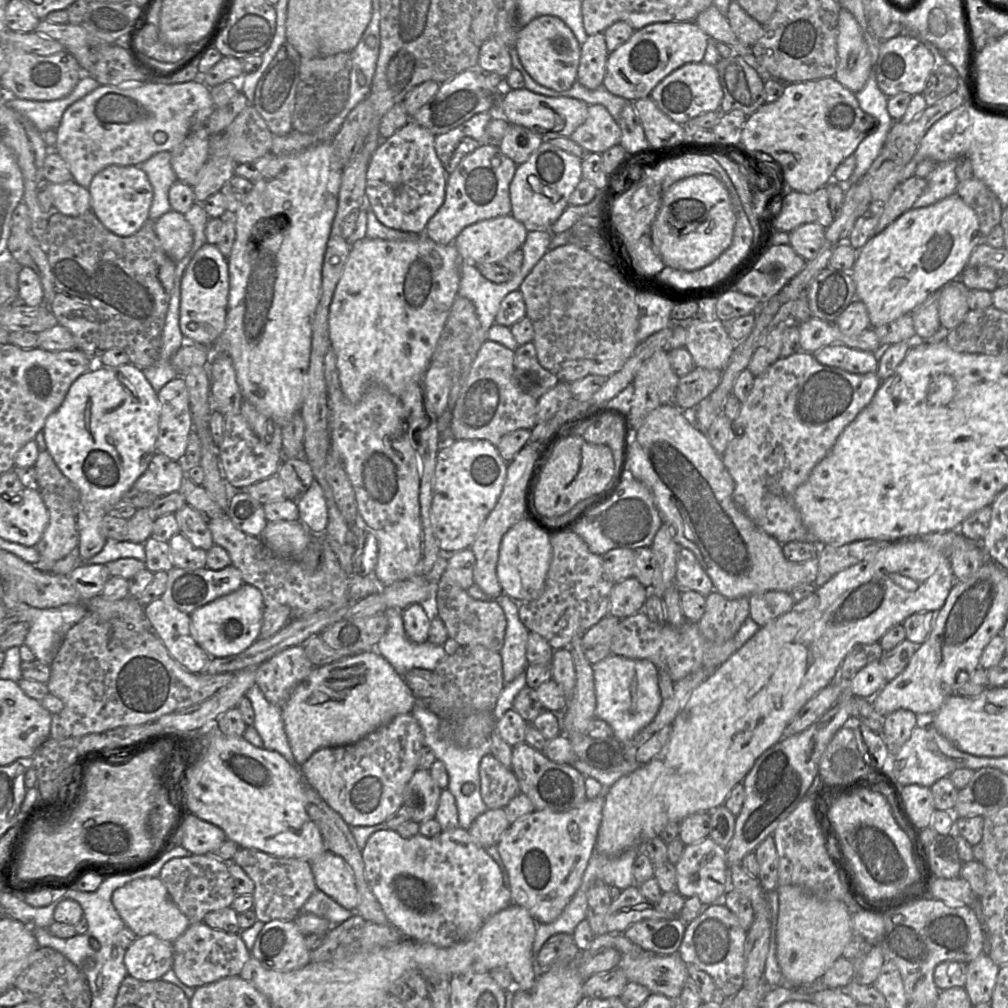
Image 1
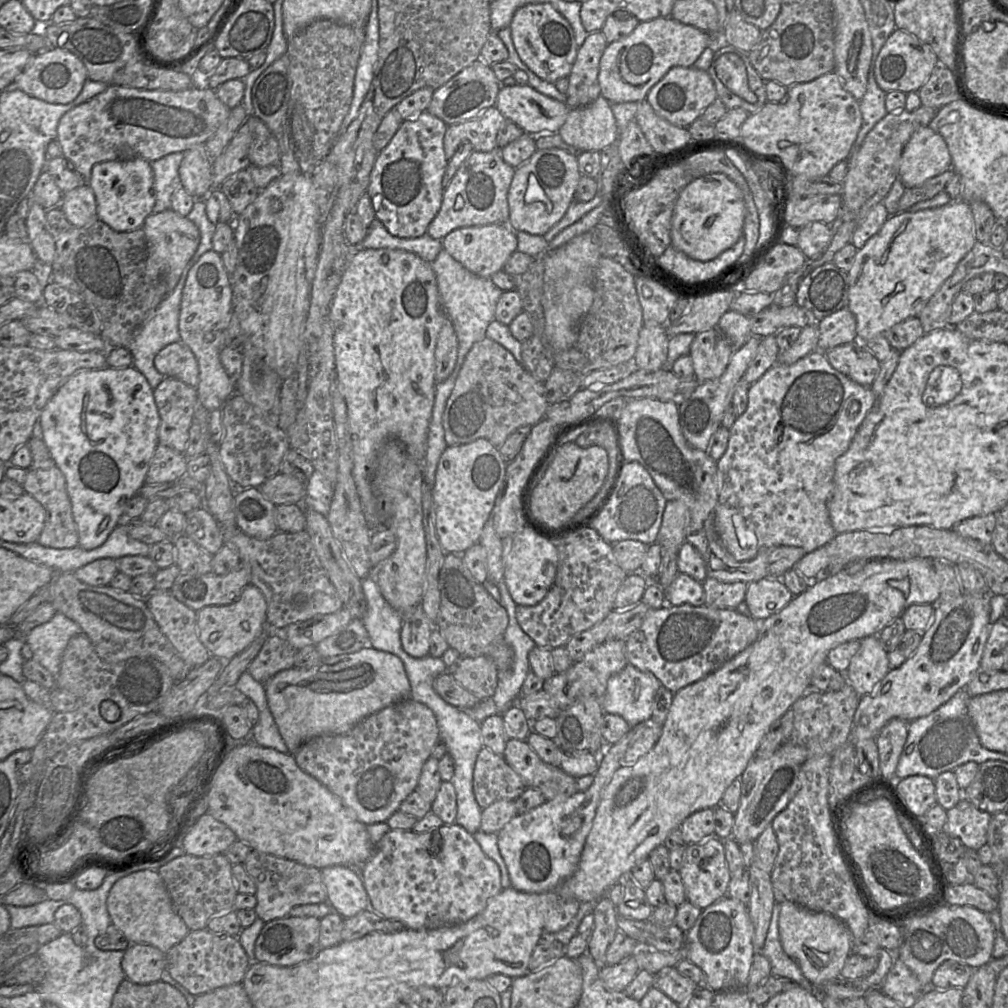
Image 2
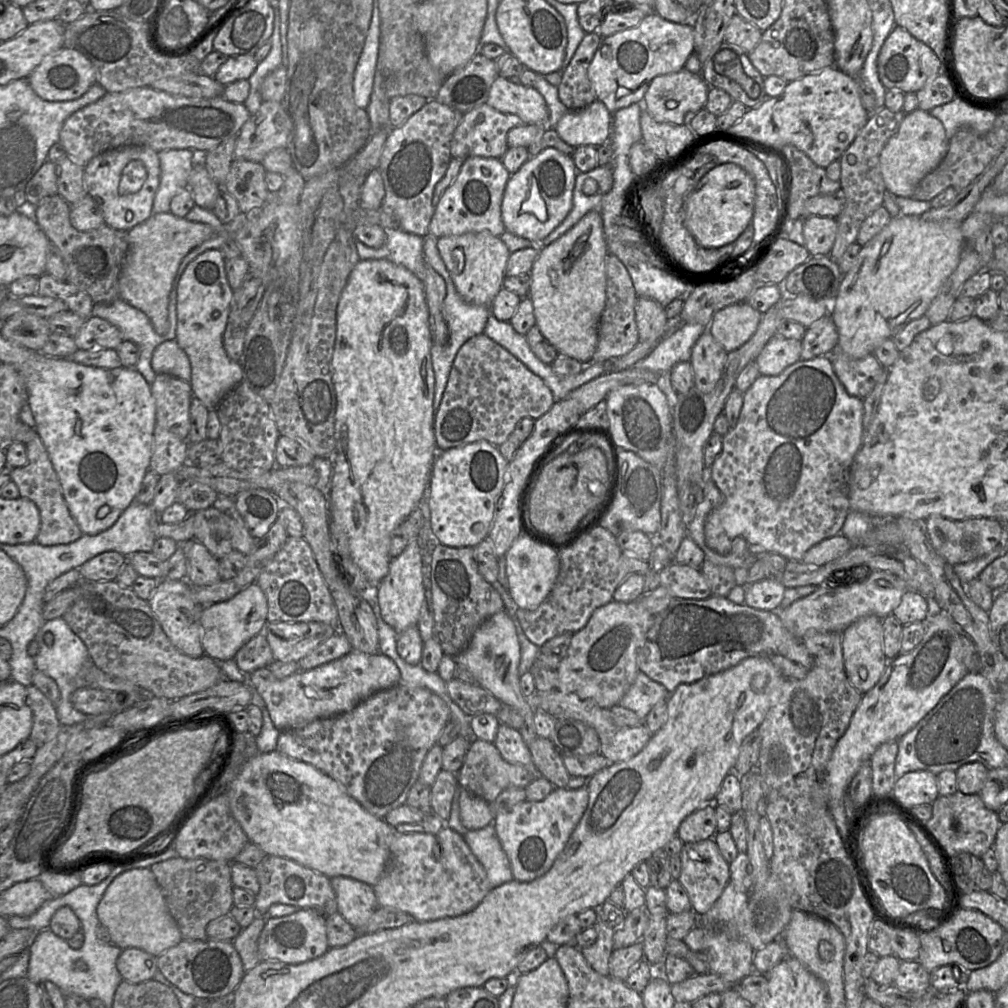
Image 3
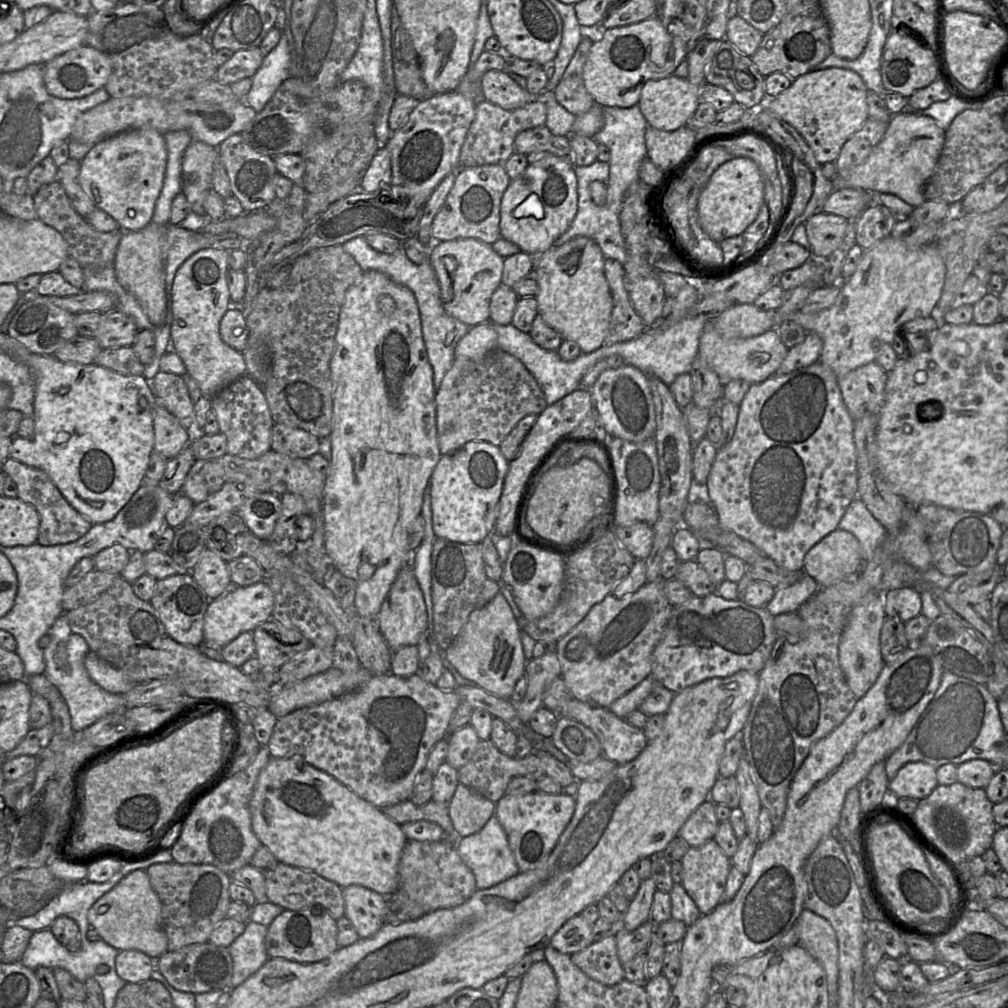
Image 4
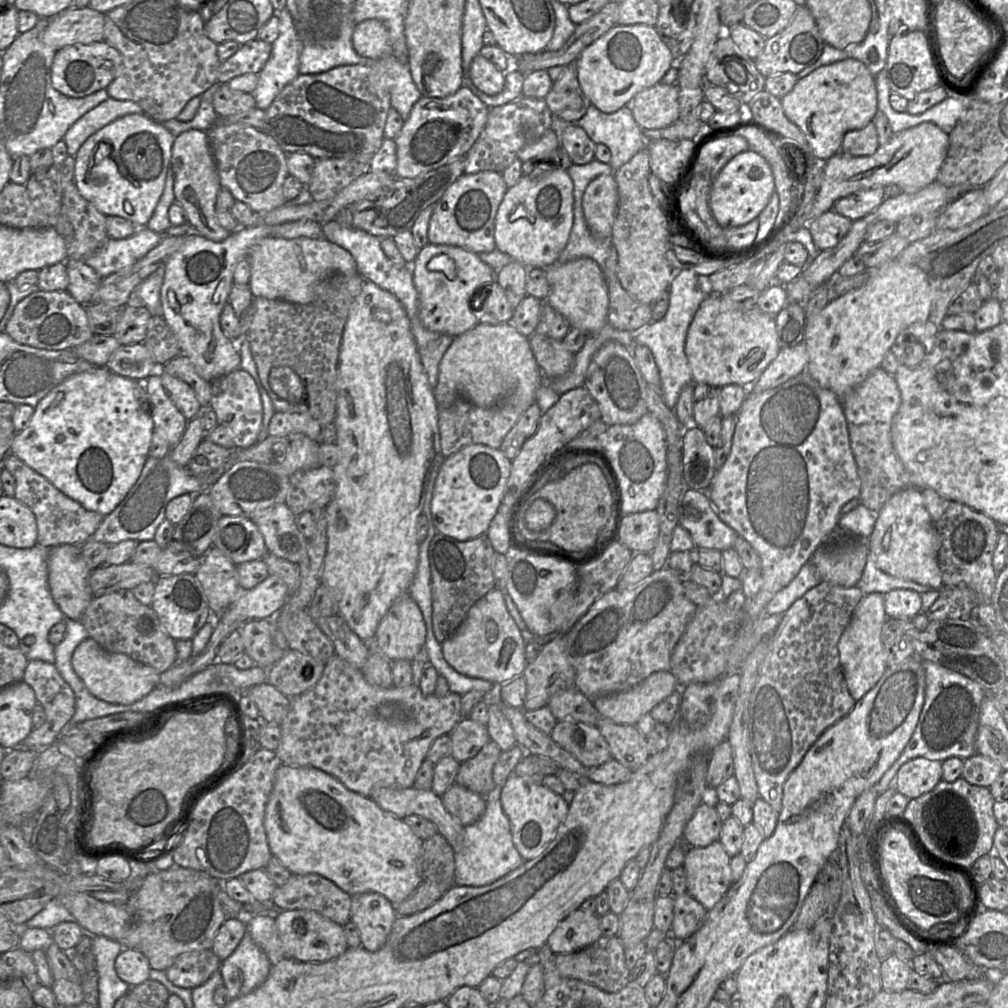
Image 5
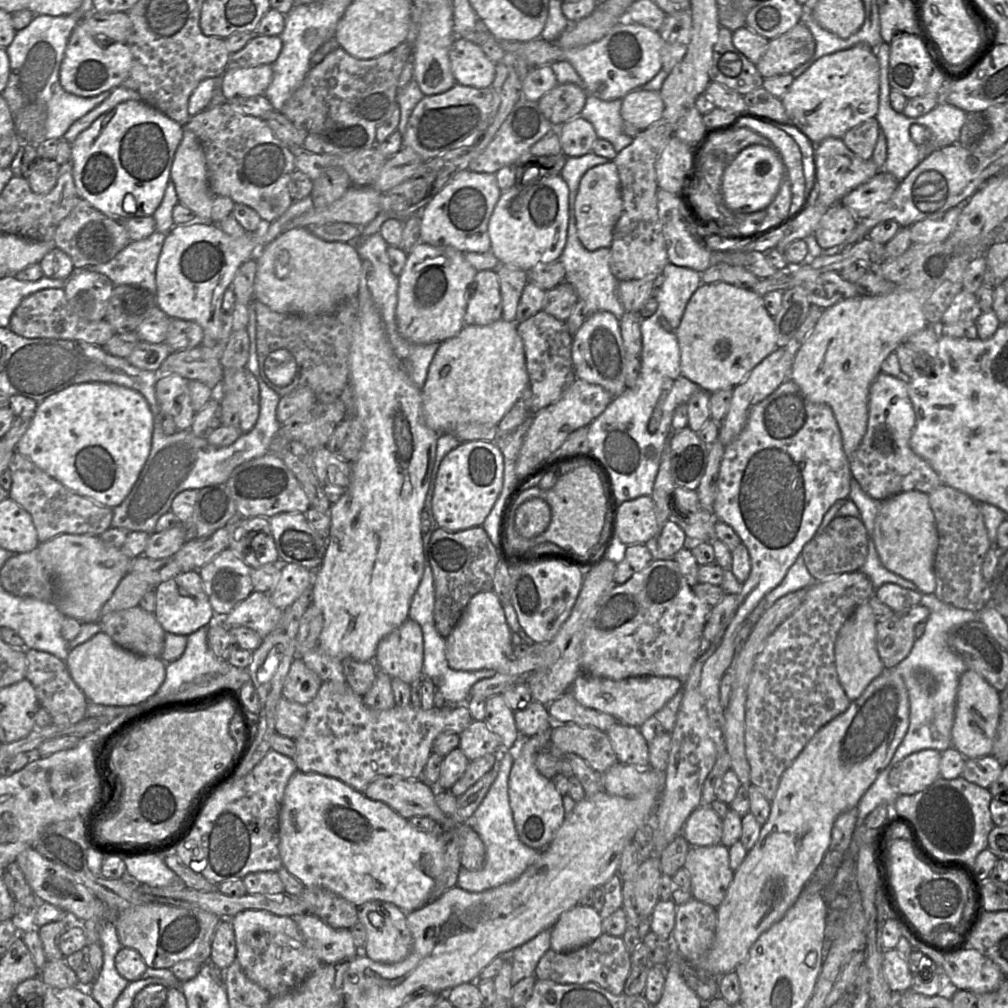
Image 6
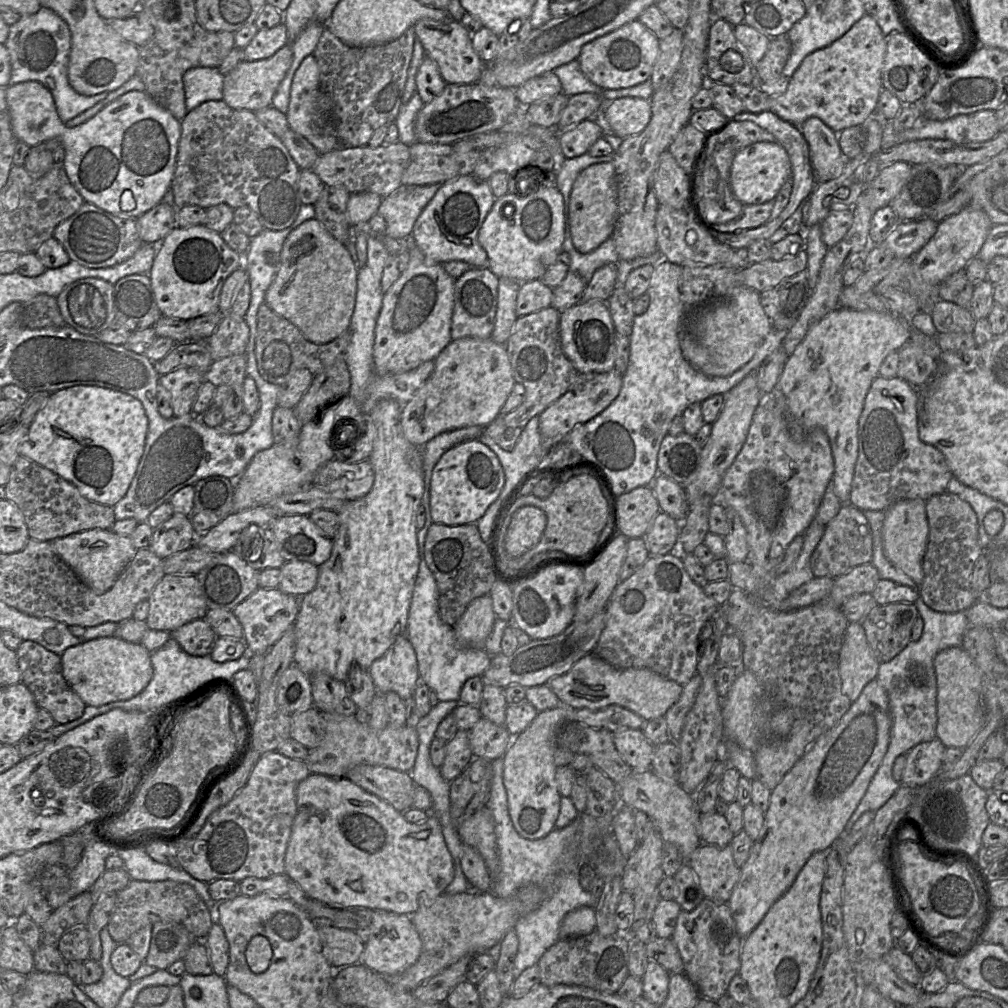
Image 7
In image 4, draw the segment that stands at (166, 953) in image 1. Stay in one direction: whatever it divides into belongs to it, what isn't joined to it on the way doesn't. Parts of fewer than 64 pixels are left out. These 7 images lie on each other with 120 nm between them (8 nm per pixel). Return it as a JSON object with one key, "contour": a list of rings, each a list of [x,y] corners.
{"contour":[[[137,950],[120,951],[115,958],[117,975],[126,983],[141,983],[151,979],[155,960]]]}

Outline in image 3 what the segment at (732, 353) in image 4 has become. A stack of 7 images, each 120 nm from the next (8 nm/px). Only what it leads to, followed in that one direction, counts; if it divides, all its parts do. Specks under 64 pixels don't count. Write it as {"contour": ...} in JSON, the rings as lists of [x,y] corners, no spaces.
{"contour":[[[775,335],[755,358],[760,375],[774,376],[799,361],[801,340],[787,339]]]}

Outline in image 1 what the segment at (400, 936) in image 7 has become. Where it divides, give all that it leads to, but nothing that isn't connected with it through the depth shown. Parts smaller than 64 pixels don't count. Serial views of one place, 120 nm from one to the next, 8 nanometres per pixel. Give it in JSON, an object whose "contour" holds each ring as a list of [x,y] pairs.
{"contour":[[[326,851],[310,862],[315,884],[345,909],[356,911],[358,891],[348,863],[340,856]]]}

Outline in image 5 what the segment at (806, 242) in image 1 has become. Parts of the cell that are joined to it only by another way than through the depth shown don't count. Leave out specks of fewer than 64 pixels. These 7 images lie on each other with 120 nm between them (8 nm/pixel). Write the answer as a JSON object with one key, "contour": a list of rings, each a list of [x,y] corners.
{"contour":[[[833,210],[812,219],[808,227],[819,251],[835,247],[850,231],[853,221]]]}

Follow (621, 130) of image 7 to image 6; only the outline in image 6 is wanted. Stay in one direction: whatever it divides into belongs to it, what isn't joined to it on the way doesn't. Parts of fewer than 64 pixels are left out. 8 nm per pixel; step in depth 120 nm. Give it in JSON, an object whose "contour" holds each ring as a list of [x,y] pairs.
{"contour":[[[631,91],[621,101],[624,123],[645,130],[657,122],[663,113],[664,103],[659,91]]]}

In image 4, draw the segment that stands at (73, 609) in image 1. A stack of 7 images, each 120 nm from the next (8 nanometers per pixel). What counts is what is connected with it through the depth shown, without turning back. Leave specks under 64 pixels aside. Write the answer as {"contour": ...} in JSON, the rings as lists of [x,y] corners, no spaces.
{"contour":[[[62,614],[49,629],[51,638],[49,646],[44,649],[45,676],[55,685],[64,698],[71,717],[74,732],[81,732],[101,718],[116,711],[124,711],[125,699],[122,695],[112,694],[102,689],[88,675],[84,665],[86,655],[90,652],[85,639],[74,633],[69,622]]]}

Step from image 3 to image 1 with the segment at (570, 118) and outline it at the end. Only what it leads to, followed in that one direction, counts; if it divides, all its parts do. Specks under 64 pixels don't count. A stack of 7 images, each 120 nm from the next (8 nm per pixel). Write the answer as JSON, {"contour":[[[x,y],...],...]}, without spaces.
{"contour":[[[601,104],[588,106],[587,118],[569,137],[591,153],[602,154],[621,141],[621,128]]]}

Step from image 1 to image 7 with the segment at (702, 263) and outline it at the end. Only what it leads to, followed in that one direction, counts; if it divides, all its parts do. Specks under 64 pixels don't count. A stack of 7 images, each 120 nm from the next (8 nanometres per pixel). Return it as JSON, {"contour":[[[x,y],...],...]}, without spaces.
{"contour":[[[756,142],[737,151],[730,170],[730,186],[734,199],[739,204],[763,204],[776,198],[787,180],[791,178],[791,162],[786,149],[778,142]]]}

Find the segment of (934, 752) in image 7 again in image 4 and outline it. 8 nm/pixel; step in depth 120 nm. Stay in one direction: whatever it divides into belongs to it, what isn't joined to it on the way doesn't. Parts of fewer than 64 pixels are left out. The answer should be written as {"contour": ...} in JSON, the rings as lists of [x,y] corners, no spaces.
{"contour":[[[923,761],[908,762],[888,784],[897,798],[921,800],[937,787],[937,768]]]}

